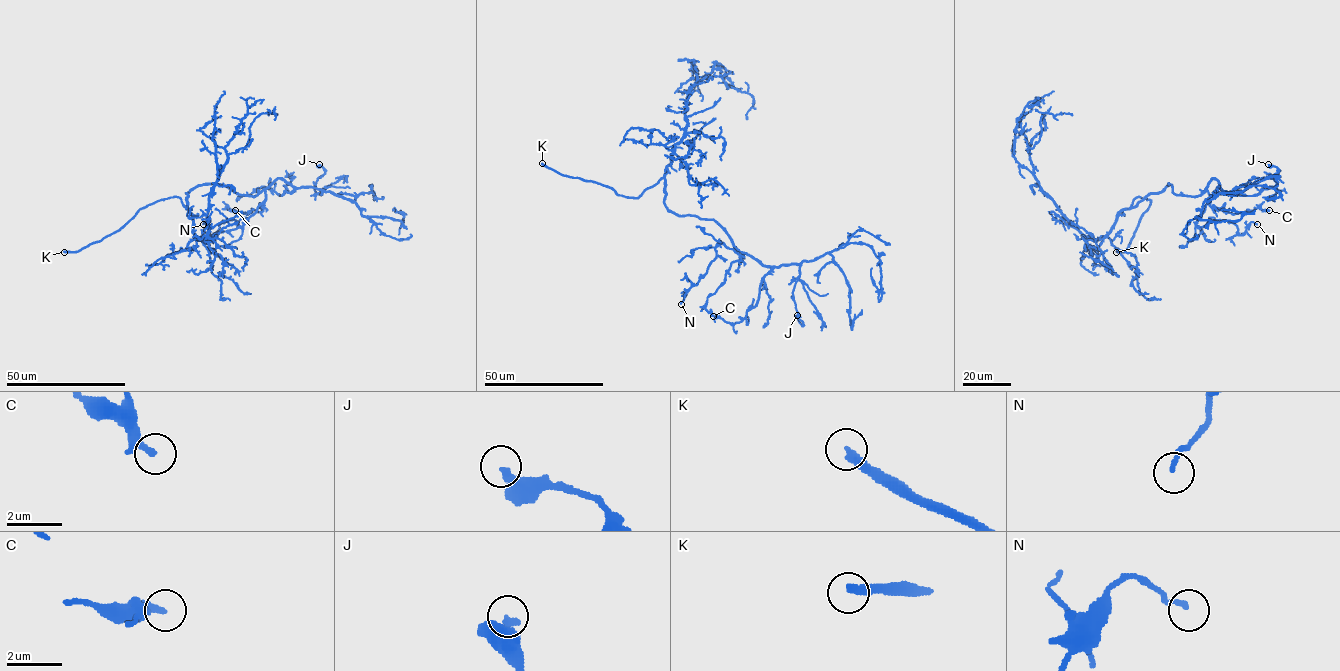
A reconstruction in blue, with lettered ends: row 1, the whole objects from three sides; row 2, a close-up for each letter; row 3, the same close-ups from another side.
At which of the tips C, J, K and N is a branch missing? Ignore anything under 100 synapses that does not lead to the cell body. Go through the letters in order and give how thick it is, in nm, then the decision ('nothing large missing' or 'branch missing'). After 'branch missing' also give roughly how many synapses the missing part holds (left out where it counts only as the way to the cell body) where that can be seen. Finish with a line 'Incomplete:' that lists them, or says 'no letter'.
C: 240 nm thick; nothing large missing
J: 280 nm thick; nothing large missing
K: 340 nm thick; branch missing
N: 150 nm thick; nothing large missing
Incomplete: K

